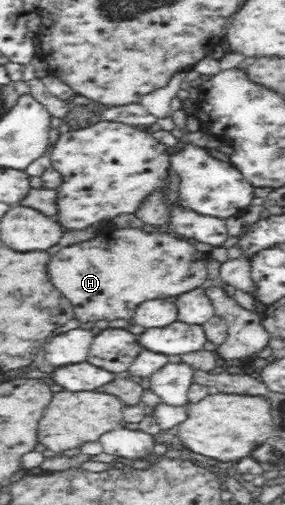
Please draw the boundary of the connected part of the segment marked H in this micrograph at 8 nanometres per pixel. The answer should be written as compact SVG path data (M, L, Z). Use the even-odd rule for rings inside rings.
M111 227L109 231L59 249L49 261L49 277L53 286L61 293L62 297L70 302L74 308L73 317L81 323L88 321L115 321L133 317L135 309L145 301L165 300L168 297L178 297L193 289L201 287L209 280L207 274L207 261L209 253L198 251L194 245L183 237L171 237L167 233L147 233L139 227Z

